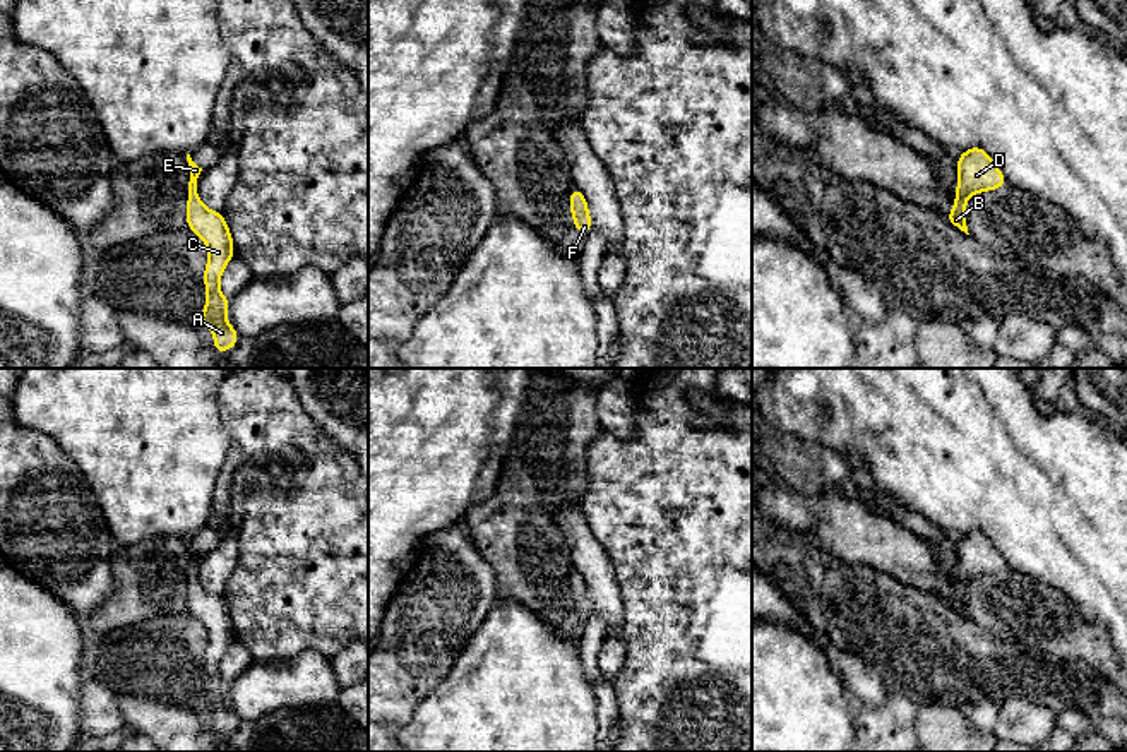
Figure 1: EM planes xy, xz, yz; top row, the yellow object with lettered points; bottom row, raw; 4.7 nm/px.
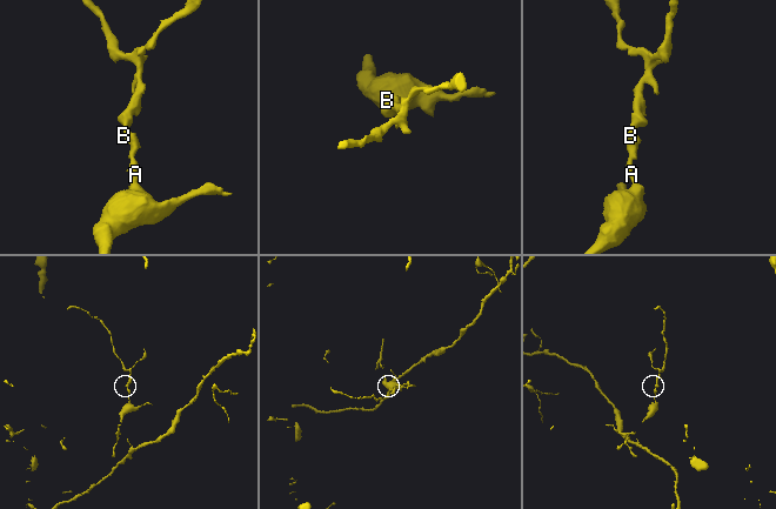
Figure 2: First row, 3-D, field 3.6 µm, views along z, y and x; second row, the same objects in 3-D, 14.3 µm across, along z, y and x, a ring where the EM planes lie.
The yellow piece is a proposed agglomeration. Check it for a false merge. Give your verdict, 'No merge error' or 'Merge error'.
No merge error

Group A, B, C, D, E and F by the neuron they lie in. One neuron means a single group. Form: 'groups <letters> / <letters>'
groups A B C D E F

